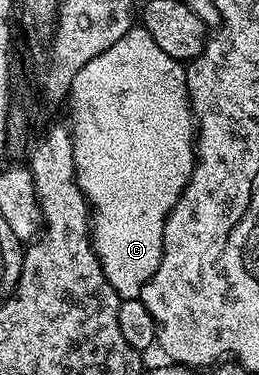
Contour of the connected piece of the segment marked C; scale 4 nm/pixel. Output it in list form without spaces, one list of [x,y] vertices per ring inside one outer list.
[[[141,25],[132,26],[131,30],[121,37],[105,53],[97,53],[71,86],[69,96],[71,102],[71,123],[69,130],[73,141],[73,161],[75,162],[75,179],[79,182],[79,188],[83,191],[87,199],[87,206],[91,213],[91,243],[95,247],[97,257],[101,261],[101,269],[113,285],[113,289],[118,293],[120,300],[137,299],[141,289],[157,273],[157,265],[161,265],[161,253],[163,252],[163,238],[165,237],[165,221],[171,216],[172,209],[177,205],[185,185],[191,182],[191,174],[195,168],[195,156],[197,154],[197,127],[193,122],[193,112],[191,104],[187,98],[187,72],[184,64],[180,60],[169,57],[169,53],[164,53],[161,45],[149,37],[149,33]]]

